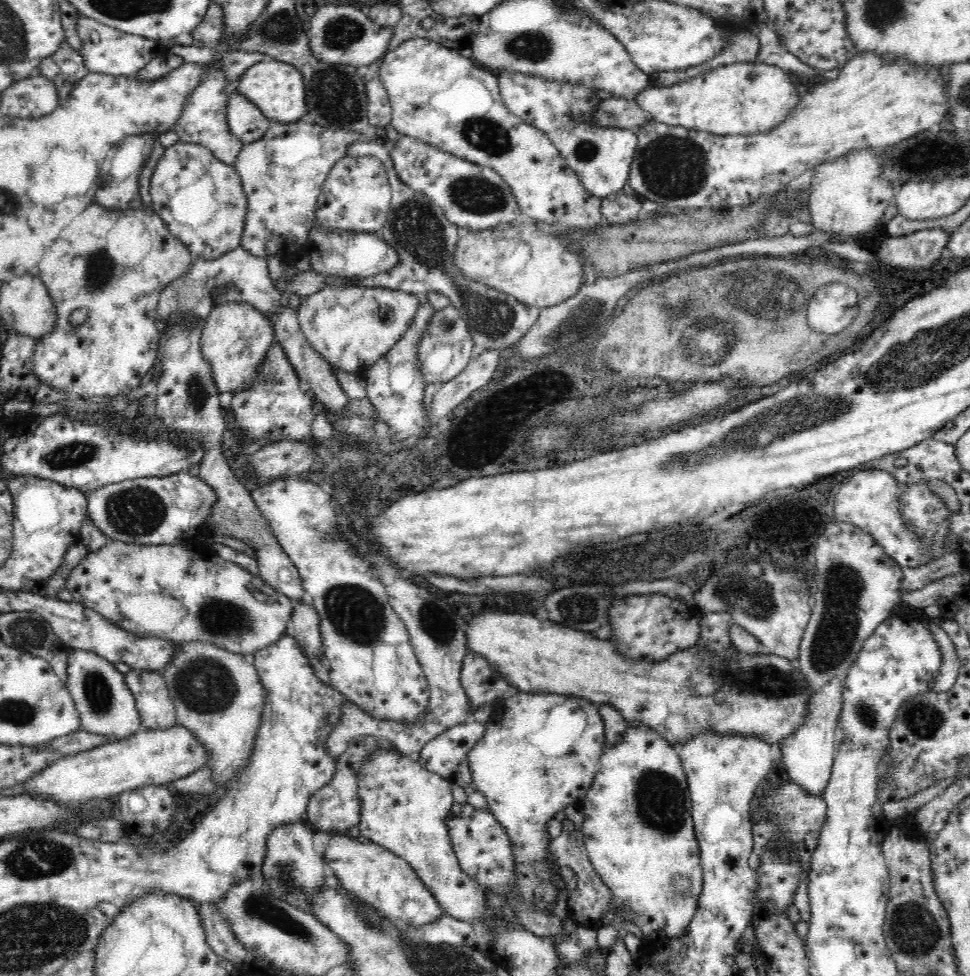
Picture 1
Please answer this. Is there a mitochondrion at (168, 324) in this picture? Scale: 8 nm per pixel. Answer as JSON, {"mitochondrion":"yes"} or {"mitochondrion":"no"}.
{"mitochondrion":"no"}

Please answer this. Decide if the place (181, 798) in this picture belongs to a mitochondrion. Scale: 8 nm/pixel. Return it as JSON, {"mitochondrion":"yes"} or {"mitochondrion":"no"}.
{"mitochondrion":"no"}

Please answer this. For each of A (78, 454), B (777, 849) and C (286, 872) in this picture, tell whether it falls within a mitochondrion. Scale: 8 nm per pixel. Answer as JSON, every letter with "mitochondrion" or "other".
{"A":"mitochondrion","B":"other","C":"mitochondrion"}

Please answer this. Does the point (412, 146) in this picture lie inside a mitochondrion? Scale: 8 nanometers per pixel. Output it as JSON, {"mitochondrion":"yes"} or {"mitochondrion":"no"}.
{"mitochondrion":"no"}

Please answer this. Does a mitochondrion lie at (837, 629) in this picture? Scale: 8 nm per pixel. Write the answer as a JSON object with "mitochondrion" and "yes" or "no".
{"mitochondrion":"yes"}

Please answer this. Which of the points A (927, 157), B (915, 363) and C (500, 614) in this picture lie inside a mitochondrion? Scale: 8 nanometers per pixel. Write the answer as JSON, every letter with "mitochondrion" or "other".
{"A":"mitochondrion","B":"mitochondrion","C":"other"}

